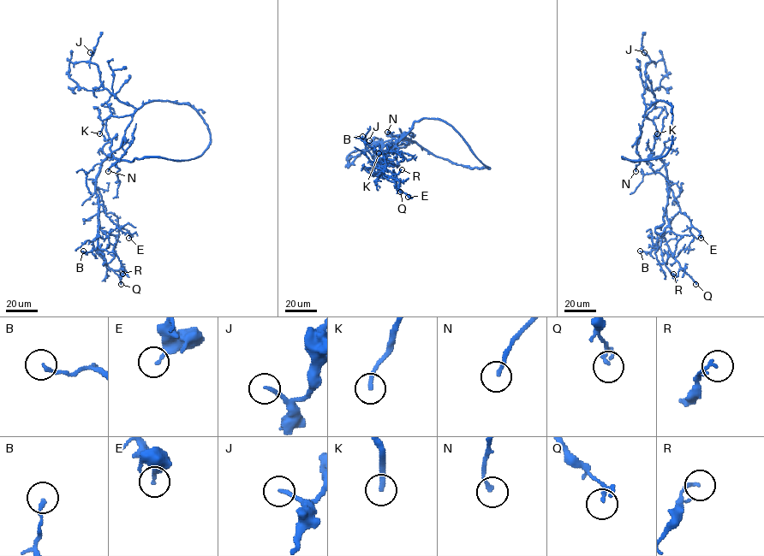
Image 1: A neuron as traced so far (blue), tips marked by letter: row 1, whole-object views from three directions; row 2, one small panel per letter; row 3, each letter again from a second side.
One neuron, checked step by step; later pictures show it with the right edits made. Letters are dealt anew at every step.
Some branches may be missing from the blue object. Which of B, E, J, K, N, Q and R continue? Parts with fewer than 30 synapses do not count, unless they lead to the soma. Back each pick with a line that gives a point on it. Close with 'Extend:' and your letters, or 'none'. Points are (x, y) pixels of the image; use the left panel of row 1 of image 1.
K: Place: (99, 133)
N: Place: (108, 171)
Extend: K, N

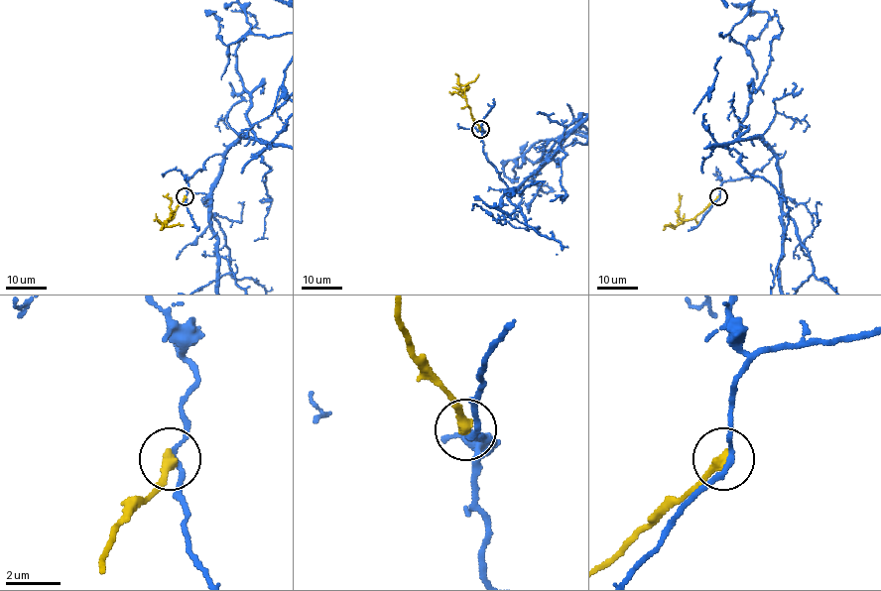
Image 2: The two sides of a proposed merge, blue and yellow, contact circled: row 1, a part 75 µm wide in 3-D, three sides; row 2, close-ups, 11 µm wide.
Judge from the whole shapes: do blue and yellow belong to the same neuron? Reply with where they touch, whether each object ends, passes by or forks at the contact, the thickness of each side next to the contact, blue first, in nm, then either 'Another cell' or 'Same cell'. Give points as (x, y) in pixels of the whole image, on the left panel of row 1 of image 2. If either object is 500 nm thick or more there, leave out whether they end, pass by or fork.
Place: (185, 196). At the ring blue passes by. At the ring yellow ends. Thickness 180 nm (blue) against 400 nm. Another cell

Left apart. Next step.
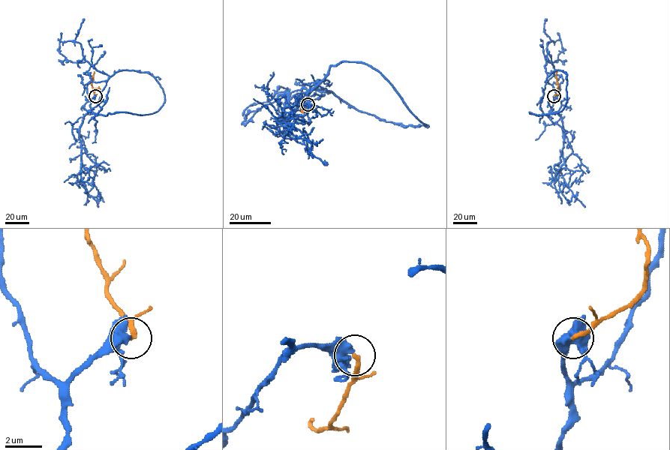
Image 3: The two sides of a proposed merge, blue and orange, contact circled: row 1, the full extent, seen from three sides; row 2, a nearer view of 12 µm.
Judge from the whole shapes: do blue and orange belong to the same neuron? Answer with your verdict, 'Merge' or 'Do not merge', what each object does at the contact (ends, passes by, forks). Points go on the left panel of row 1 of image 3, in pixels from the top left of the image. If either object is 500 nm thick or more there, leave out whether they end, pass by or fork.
Merge. At the ring blue passes by. At the ring orange ends

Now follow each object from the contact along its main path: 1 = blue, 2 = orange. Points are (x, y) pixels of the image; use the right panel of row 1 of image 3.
1: (554, 96), (548, 113), (530, 112), (566, 106), (566, 74), (548, 76), (545, 66), (563, 51), (557, 32)
2: (554, 96), (559, 91), (557, 71)

